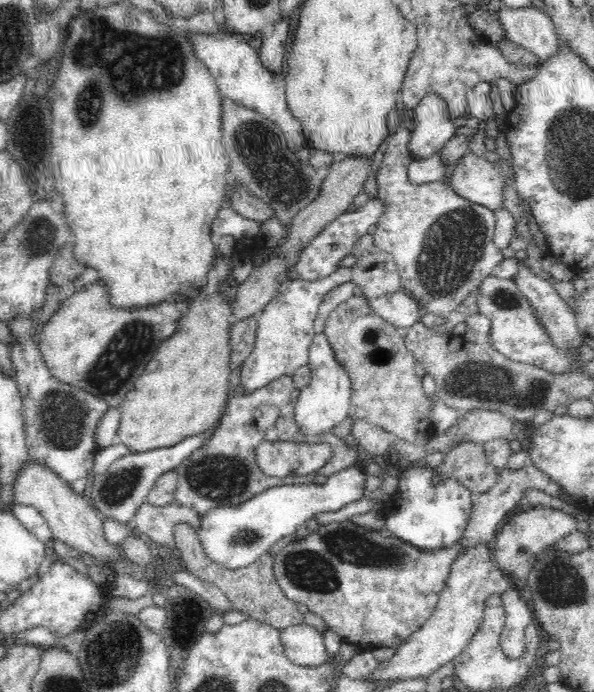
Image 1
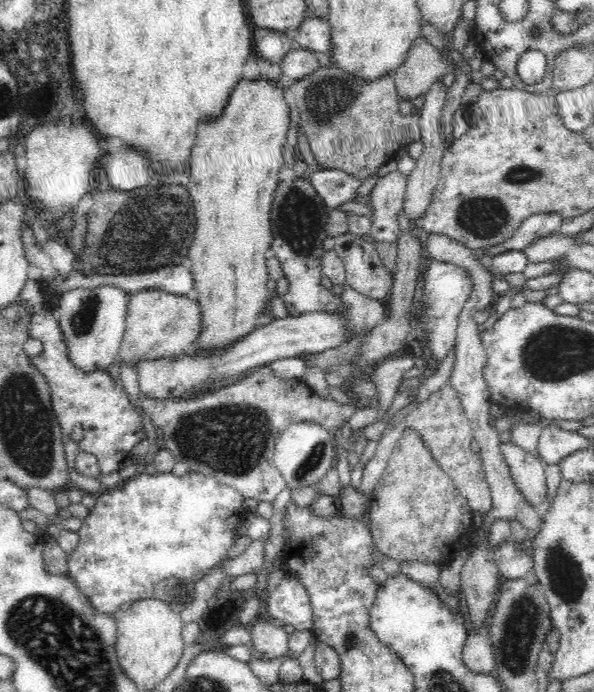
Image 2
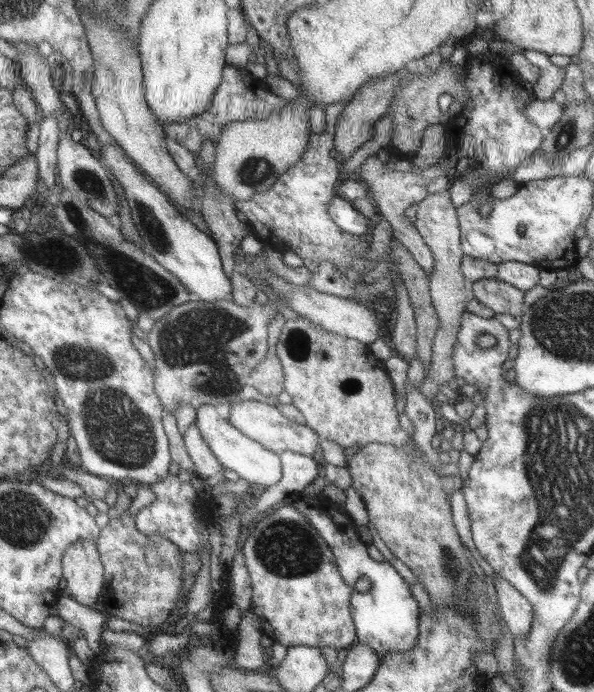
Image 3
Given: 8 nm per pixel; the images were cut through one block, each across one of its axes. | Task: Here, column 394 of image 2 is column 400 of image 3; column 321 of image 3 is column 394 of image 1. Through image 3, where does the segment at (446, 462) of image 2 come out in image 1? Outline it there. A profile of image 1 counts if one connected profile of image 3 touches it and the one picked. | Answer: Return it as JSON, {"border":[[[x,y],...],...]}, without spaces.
{"border":[[[352,296],[338,304],[322,334],[334,352],[334,360],[344,368],[352,382],[350,418],[362,418],[410,444],[428,442],[438,434],[432,422],[432,410],[442,400],[438,394],[428,396],[424,392],[422,378],[414,372],[416,358],[406,350],[406,340],[396,334],[394,326],[370,310],[364,296]]]}

